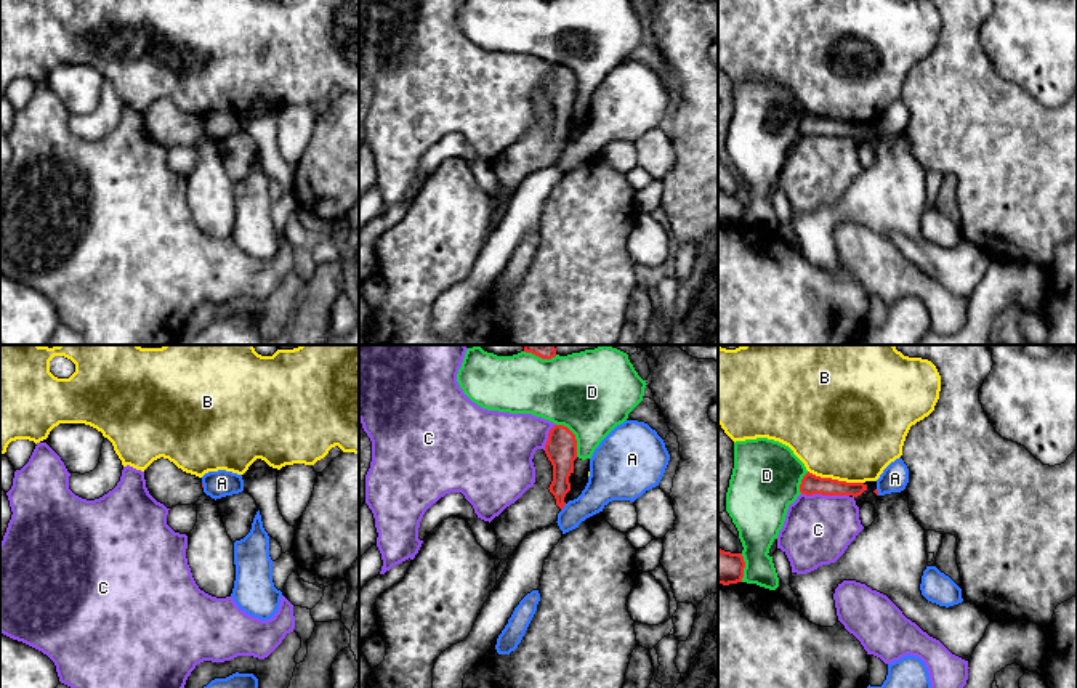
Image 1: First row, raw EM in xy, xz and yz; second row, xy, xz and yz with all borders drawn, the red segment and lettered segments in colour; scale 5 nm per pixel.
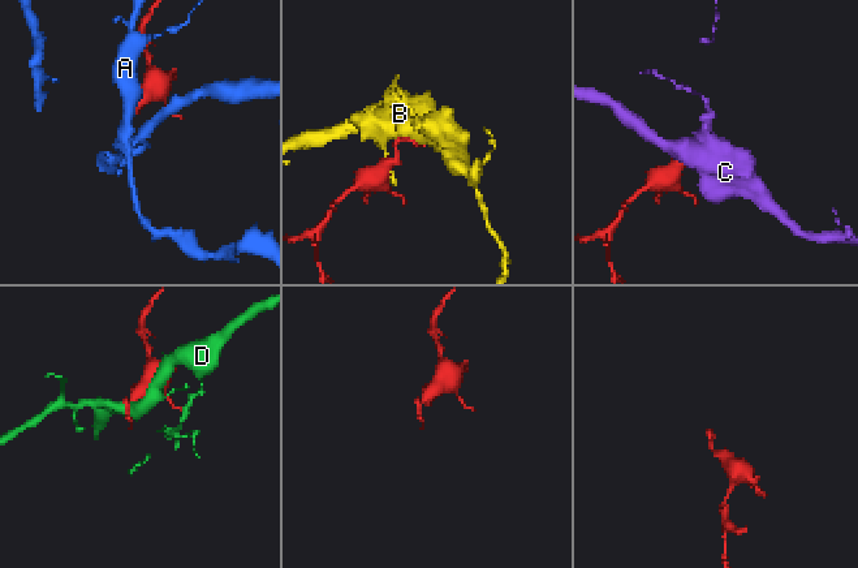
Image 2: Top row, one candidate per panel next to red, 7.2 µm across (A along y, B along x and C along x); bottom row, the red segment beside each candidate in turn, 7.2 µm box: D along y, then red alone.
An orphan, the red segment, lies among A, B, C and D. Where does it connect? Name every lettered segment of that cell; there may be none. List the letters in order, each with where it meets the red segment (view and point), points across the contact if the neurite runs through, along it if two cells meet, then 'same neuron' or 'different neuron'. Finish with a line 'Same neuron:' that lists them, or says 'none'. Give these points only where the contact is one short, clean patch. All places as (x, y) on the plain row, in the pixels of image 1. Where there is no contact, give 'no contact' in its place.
A: contact xz (563, 148); border xz (566, 145), (561, 151); different neuron
B: contact yz (835, 121); different neuron
C: contact yz (826, 135); different neuron
D: contact xz (574, 77); different neuron
Same neuron: none

